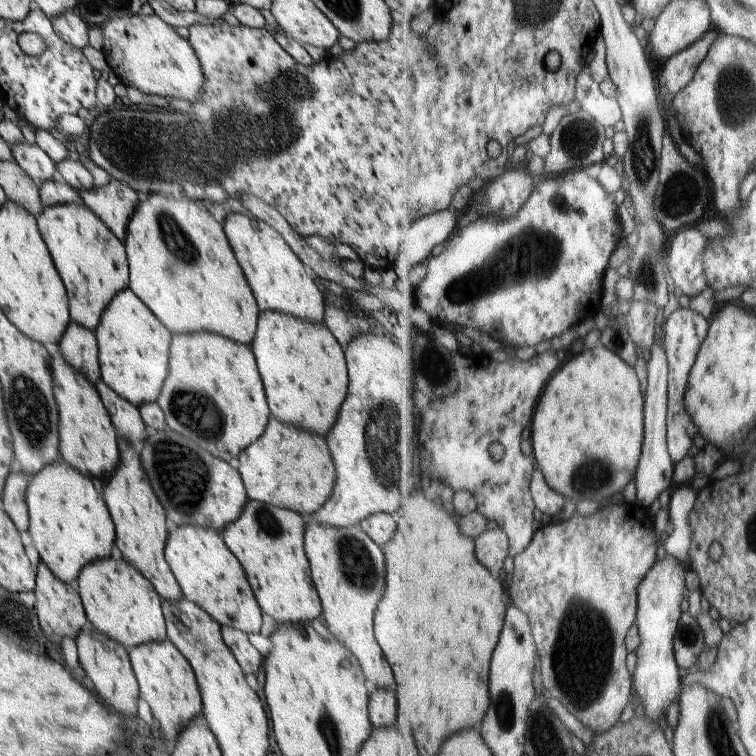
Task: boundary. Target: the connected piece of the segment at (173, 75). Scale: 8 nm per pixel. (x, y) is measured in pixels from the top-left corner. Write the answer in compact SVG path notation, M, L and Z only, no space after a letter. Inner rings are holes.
M158 15L116 16L102 26L104 48L101 52L108 61L110 69L125 86L136 87L142 93L160 97L179 98L193 103L198 99L203 84L203 73L192 44L182 38L172 25L166 24Z

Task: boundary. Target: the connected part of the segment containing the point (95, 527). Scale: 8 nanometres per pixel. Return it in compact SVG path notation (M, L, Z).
M56 461L47 465L29 480L26 489L26 504L29 512L28 532L32 536L34 548L39 552L42 561L56 578L70 583L76 580L86 564L94 560L108 558L115 544L115 524L110 516L105 499L100 496L92 478L80 474L64 461Z

